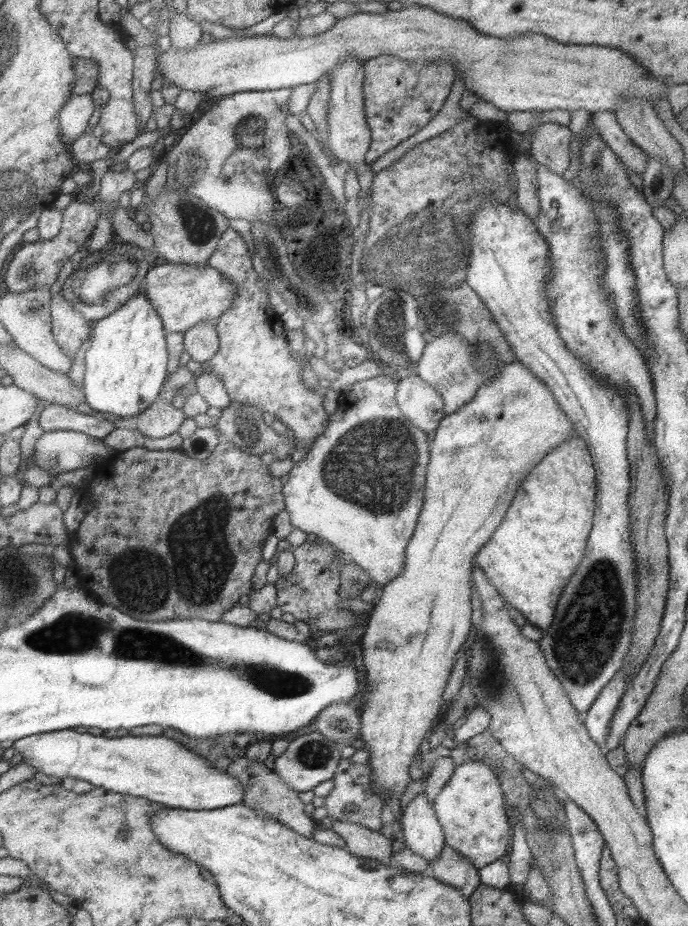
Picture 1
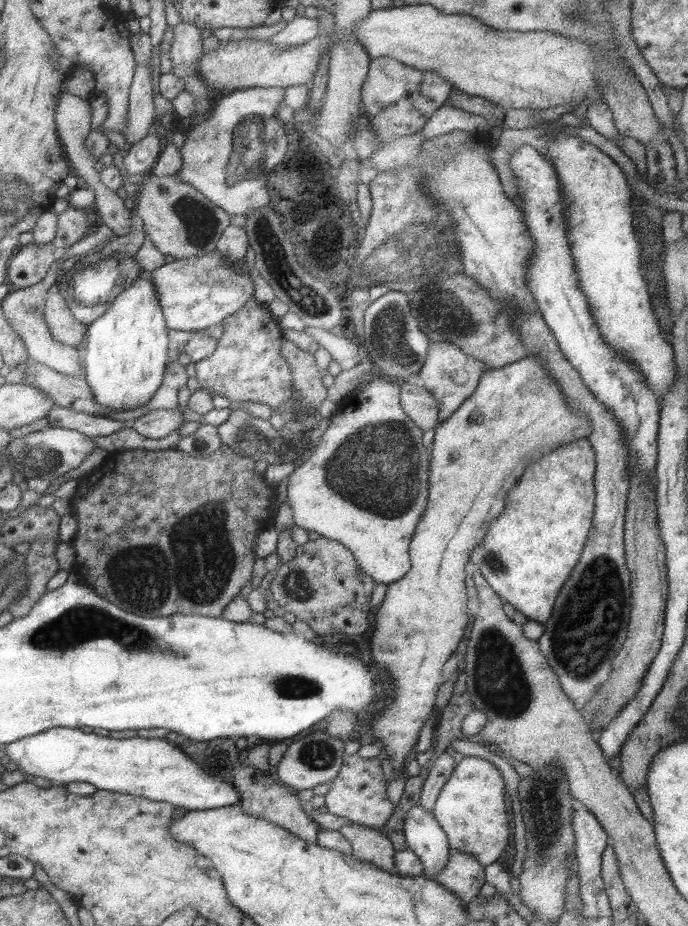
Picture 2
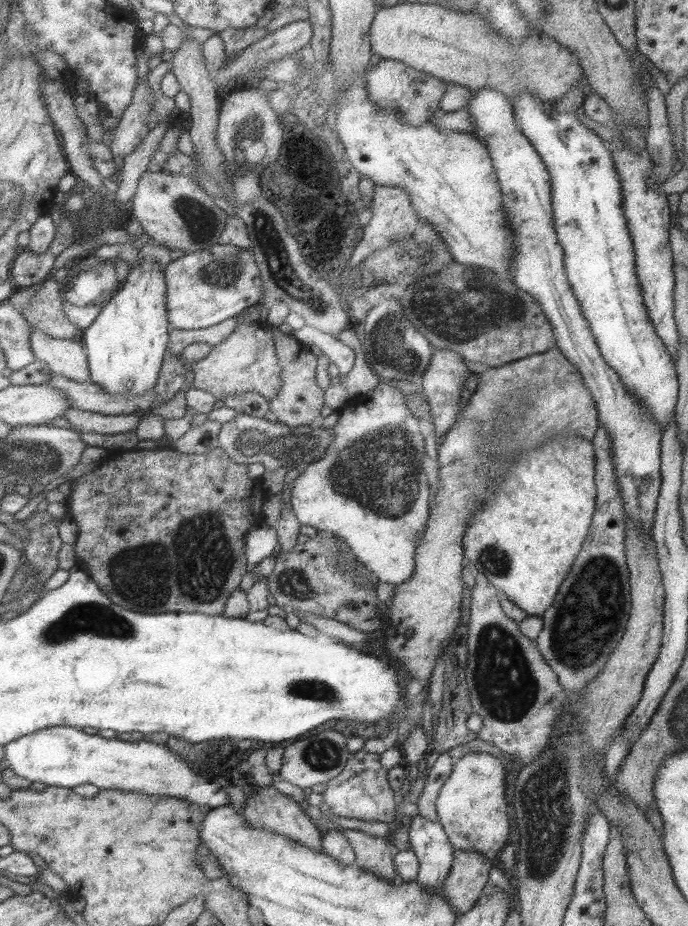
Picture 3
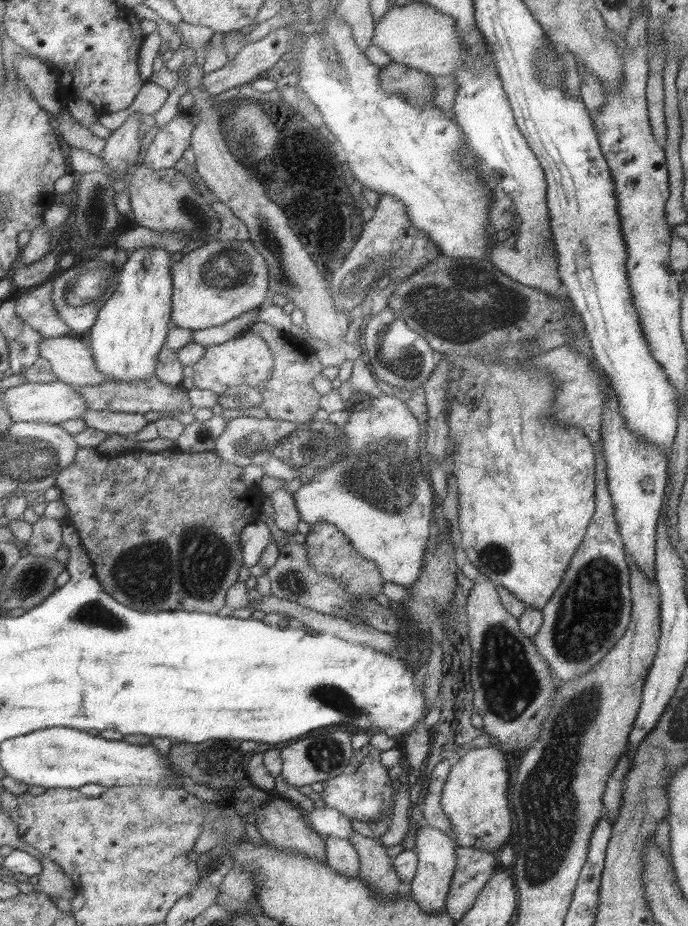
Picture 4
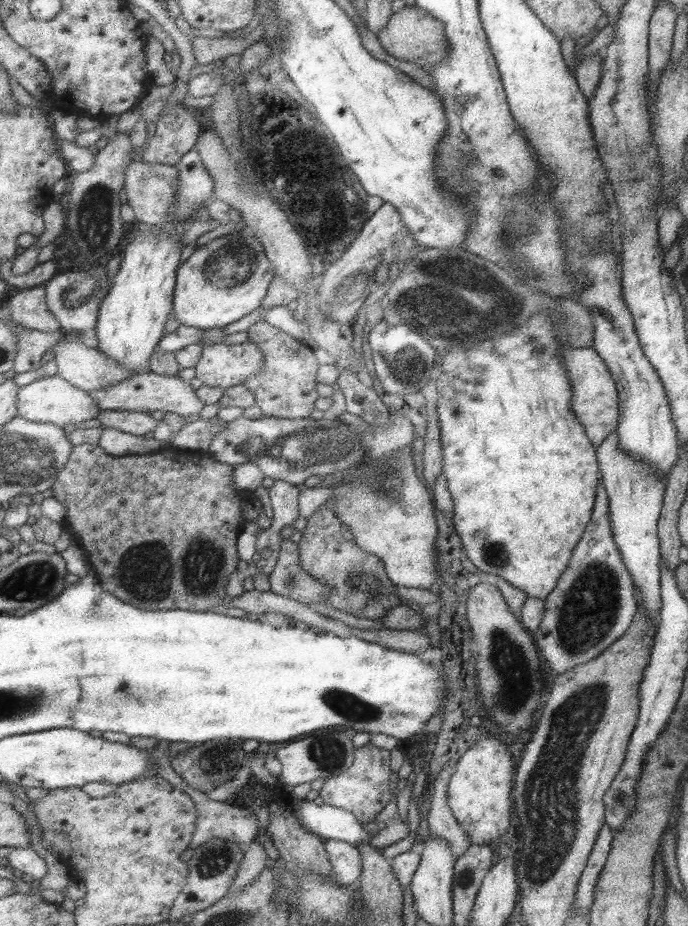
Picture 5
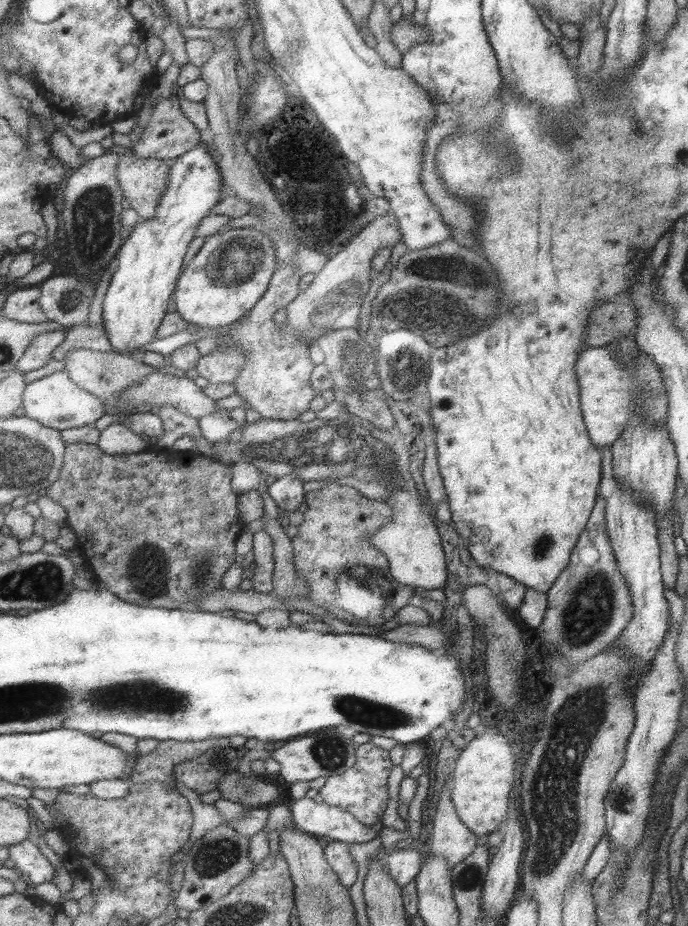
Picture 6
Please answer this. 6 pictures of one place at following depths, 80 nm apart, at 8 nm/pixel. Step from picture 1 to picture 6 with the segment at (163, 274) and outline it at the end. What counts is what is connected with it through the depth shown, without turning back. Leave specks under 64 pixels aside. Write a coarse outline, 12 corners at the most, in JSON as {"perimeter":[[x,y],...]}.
{"perimeter":[[258,227],[207,237],[177,278],[175,313],[232,324],[276,261]]}

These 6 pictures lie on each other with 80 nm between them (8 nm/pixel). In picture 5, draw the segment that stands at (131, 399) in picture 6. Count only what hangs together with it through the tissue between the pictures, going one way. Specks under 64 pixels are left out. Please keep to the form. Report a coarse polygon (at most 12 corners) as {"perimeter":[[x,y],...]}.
{"perimeter":[[151,371],[90,392],[101,410],[198,415],[189,381]]}

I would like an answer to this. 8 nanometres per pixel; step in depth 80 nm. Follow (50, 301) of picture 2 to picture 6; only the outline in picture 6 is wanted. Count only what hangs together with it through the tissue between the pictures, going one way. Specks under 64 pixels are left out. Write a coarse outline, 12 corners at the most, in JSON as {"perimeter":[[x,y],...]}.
{"perimeter":[[17,287],[2,314],[29,324],[50,322],[41,288]]}

